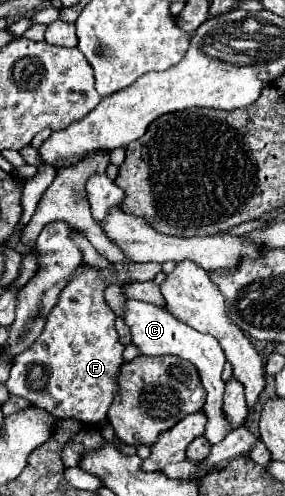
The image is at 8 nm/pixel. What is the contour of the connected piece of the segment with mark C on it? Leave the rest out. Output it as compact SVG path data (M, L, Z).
M127 300L127 306L125 306L125 324L131 328L133 344L141 350L141 354L147 354L147 356L175 354L175 356L181 356L183 360L189 360L189 362L193 362L197 366L201 382L203 382L203 386L207 390L207 402L203 406L203 412L207 414L209 422L207 422L205 438L211 444L219 444L231 432L231 426L227 424L227 416L223 412L225 382L221 378L221 372L223 372L223 364L225 364L225 354L223 354L219 342L211 334L197 332L195 328L179 322L165 308L157 308L153 304L141 302L141 300Z

